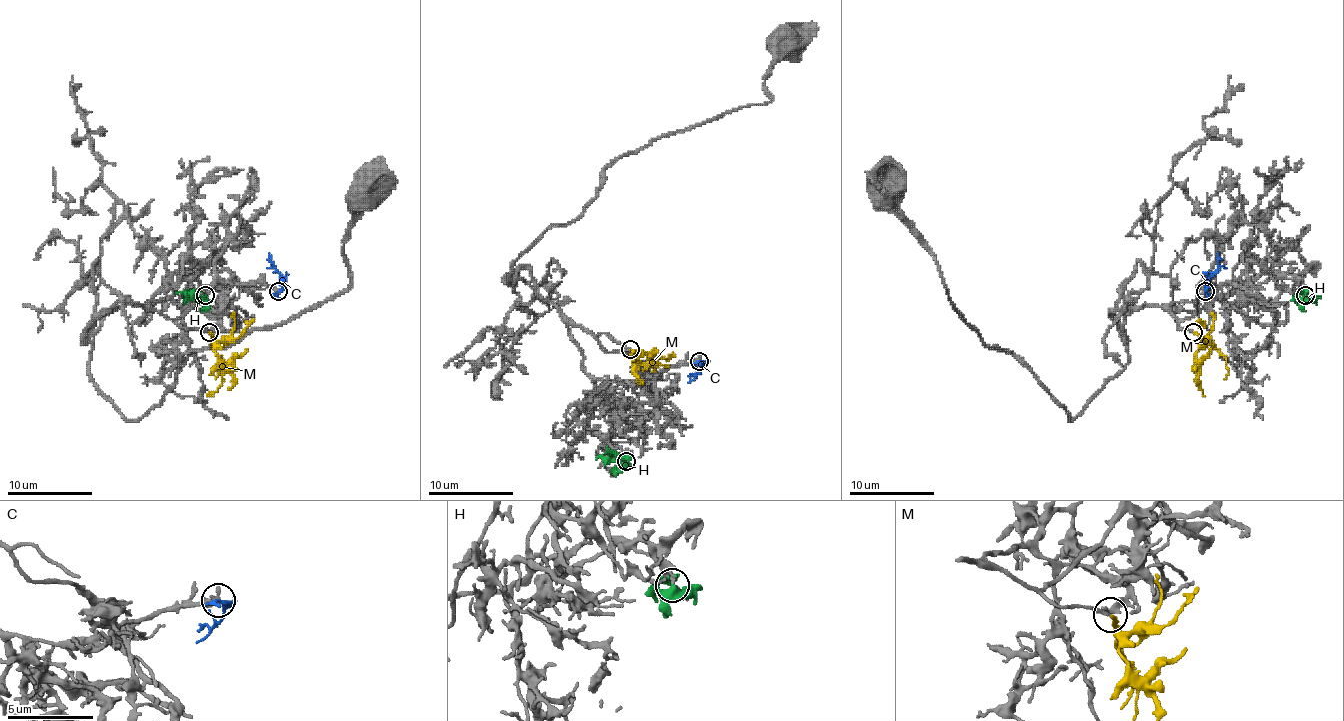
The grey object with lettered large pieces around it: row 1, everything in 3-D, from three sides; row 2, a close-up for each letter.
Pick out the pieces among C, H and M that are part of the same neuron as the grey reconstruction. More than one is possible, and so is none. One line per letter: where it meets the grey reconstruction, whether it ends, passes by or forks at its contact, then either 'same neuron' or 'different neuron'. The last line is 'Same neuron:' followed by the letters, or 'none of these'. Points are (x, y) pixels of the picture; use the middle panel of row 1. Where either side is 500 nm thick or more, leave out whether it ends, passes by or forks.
C: (699, 361) | it ends | different neuron
H: (626, 461) | it forks | different neuron
M: (630, 349) | it ends | same neuron
Same neuron: M

